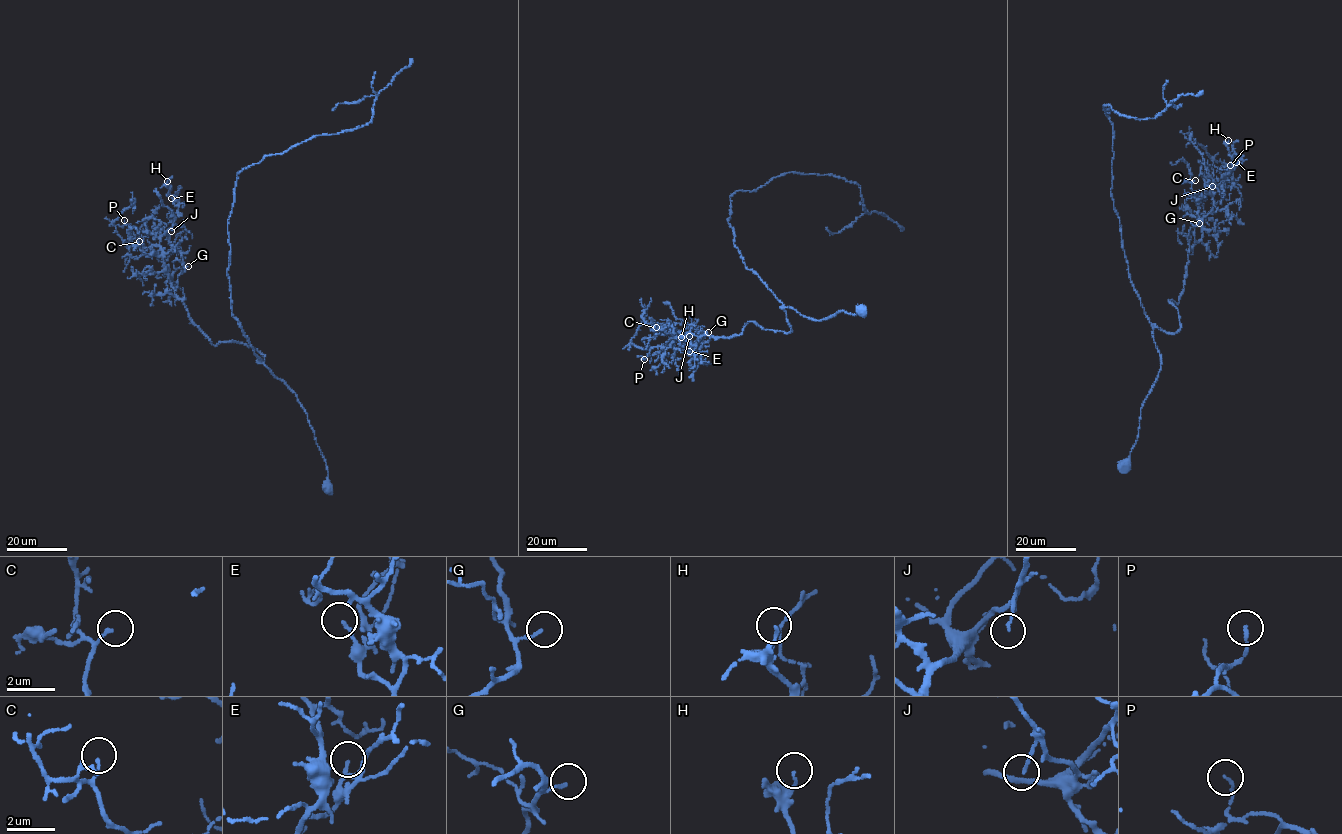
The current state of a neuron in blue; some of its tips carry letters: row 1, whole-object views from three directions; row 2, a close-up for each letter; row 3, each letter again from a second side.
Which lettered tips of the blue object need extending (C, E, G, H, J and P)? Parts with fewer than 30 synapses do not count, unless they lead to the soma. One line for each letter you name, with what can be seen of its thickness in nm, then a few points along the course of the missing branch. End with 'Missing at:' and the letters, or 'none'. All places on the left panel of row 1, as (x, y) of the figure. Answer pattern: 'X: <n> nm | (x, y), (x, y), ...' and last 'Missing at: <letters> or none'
Missing at: none

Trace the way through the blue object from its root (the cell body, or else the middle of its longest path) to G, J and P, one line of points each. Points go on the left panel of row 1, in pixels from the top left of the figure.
G: (326, 488), (326, 462), (295, 393), (257, 350), (213, 344), (175, 293), (188, 266)
J: (326, 488), (326, 462), (295, 393), (257, 350), (213, 344), (175, 293), (159, 245), (171, 231)
P: (326, 488), (326, 462), (295, 393), (257, 350), (212, 344), (169, 283), (161, 235), (124, 220)

